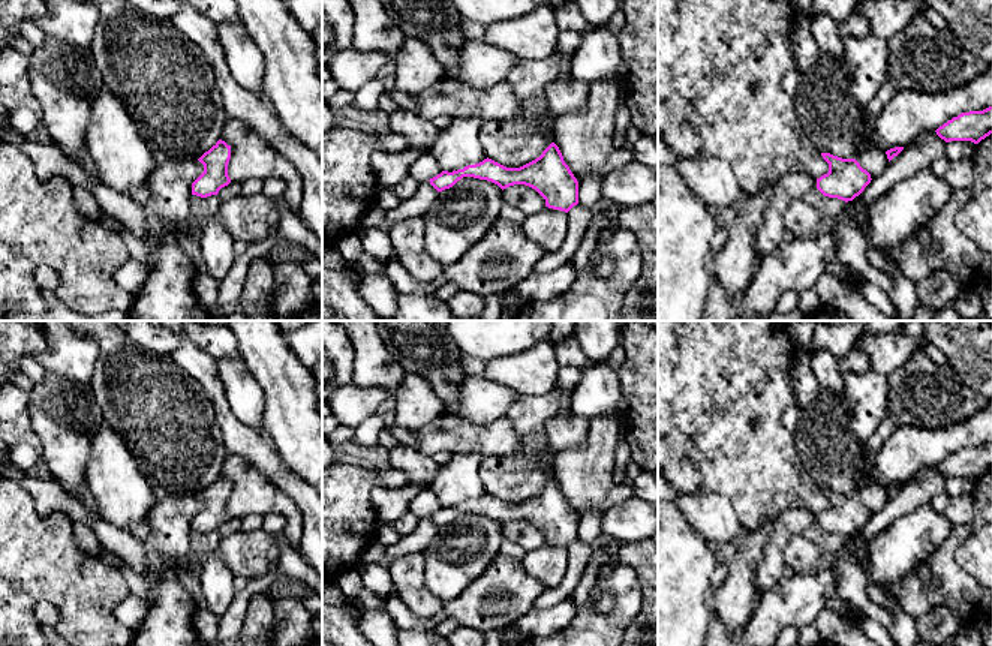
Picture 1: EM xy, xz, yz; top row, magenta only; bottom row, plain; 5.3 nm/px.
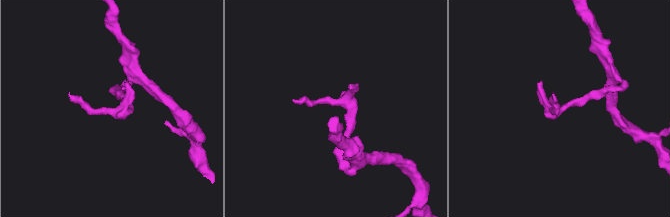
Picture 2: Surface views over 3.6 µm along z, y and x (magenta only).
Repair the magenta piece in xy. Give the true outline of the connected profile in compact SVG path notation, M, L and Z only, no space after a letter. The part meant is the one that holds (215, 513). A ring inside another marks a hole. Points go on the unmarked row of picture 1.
M219 475L198 496L204 501L204 508L192 519L192 531L207 534L217 531L219 526L231 519L228 499L231 481Z

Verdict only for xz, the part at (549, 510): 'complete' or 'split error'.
complete

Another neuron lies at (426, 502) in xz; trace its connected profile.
M430 489L421 490L409 504L409 513L418 516L420 519L429 517L441 508L442 505L439 499Z

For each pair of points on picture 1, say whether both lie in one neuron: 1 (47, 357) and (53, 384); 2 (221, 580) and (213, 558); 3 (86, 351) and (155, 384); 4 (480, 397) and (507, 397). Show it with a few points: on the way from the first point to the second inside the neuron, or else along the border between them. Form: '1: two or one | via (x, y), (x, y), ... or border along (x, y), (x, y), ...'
1: two | border along (47, 370), (83, 384)
2: one | via (215, 574), (213, 564)
3: two | border along (81, 336), (98, 346), (98, 360), (89, 384)
4: one | via (486, 397), (501, 397)

